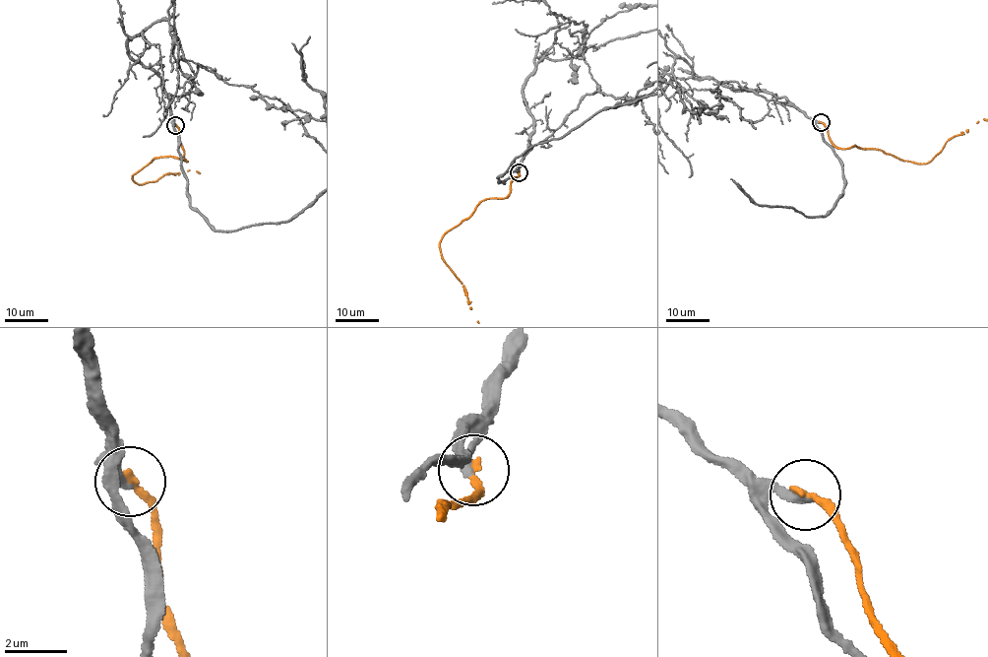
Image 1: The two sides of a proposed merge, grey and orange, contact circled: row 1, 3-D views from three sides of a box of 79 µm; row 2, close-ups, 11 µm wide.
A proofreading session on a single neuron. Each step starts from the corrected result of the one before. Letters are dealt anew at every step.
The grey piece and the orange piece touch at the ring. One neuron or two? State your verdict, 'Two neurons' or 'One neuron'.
Two neurons

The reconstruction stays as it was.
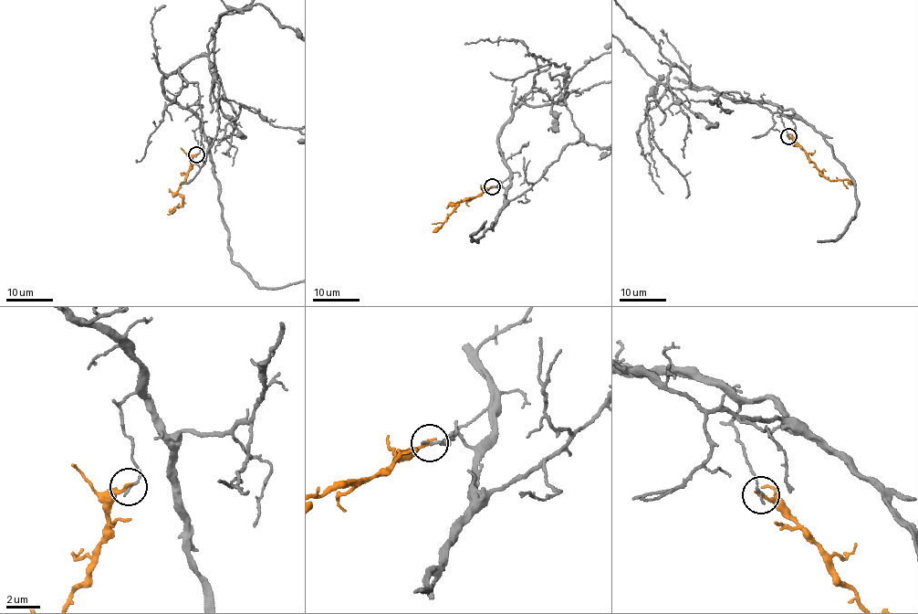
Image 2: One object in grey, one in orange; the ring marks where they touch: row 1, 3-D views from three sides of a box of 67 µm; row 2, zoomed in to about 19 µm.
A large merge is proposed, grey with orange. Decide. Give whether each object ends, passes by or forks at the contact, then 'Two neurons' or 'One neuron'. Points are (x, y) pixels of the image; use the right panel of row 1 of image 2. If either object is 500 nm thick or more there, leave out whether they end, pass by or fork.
At the ring grey ends. At the ring orange ends. Two neurons

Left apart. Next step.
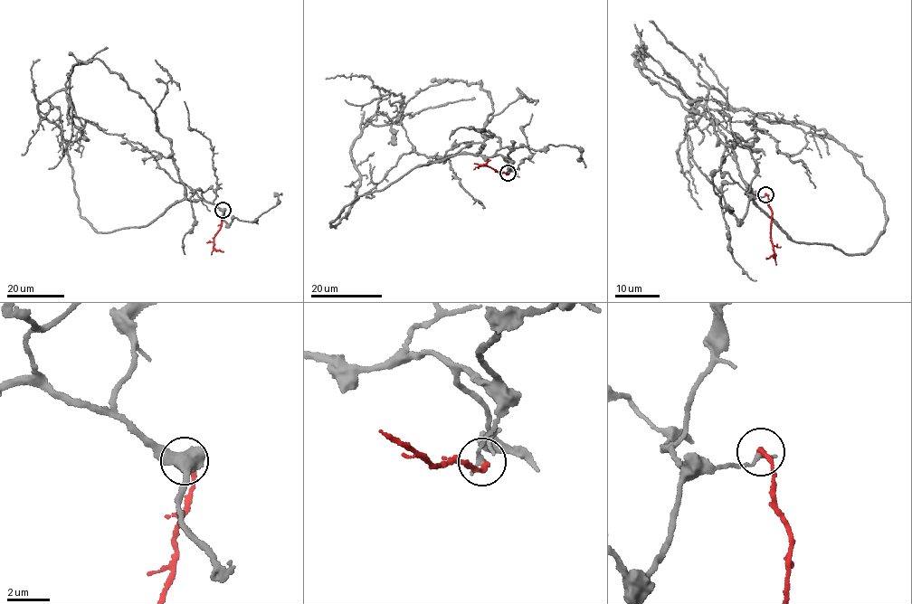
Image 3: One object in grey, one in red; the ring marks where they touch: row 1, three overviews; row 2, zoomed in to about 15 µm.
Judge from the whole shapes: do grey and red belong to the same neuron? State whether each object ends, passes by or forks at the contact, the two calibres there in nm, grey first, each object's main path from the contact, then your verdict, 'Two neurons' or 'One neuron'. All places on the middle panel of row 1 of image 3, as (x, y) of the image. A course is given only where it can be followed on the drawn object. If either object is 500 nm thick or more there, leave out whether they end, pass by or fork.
At the ring grey ends. At the ring red ends. Thickness 240 nm (grey) against 260 nm. Course of grey: (508, 173), (480, 143), (418, 155), (402, 114), (372, 123), (372, 80), (326, 77). Course of red: (508, 173), (498, 173), (479, 165), (489, 160). Two neurons

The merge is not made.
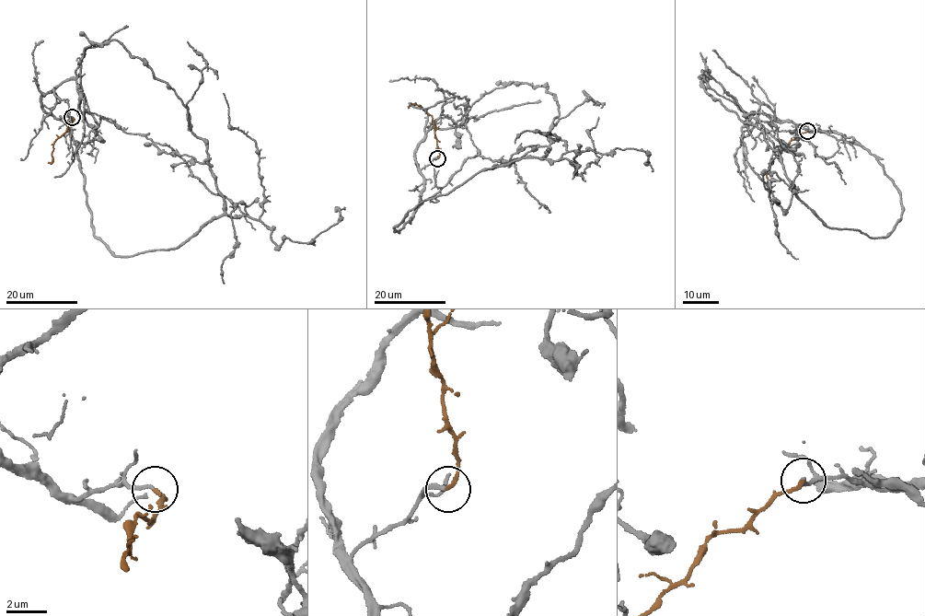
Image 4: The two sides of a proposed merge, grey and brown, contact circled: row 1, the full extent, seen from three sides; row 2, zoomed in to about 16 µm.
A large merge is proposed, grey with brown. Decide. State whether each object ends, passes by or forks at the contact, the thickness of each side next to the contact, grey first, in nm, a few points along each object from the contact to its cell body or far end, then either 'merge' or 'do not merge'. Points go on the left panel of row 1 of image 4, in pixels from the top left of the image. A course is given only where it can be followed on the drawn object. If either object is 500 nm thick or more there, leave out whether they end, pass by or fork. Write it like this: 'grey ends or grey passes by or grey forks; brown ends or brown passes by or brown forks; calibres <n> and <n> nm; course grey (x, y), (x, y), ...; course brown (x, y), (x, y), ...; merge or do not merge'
grey ends; brown ends; calibres 180 and 190 nm; course grey (72, 117), (58, 119), (76, 143), (104, 117), (205, 164), (225, 212), (259, 219), (259, 155), (223, 93); course brown (72, 117), (63, 134), (53, 145), (52, 159), (49, 163); merge

